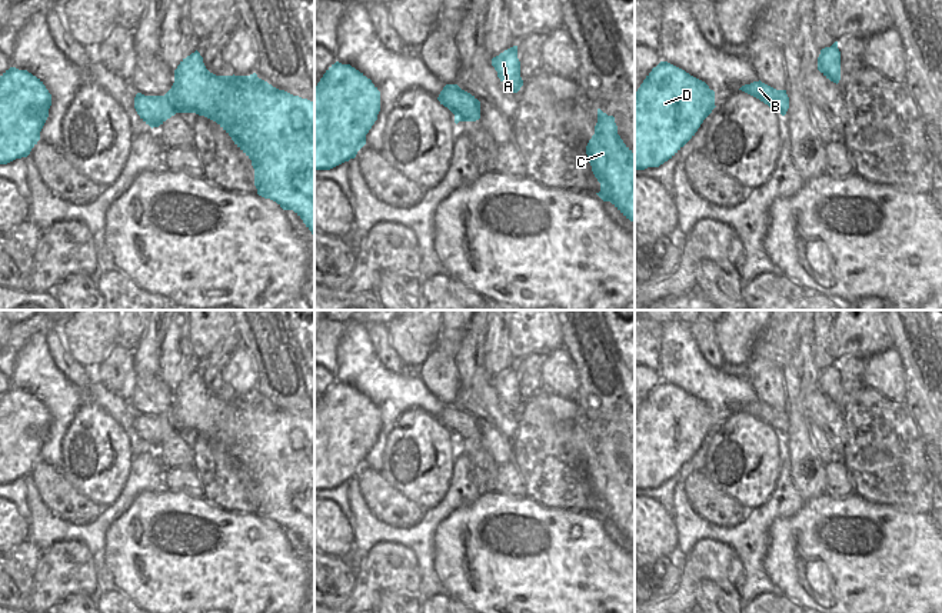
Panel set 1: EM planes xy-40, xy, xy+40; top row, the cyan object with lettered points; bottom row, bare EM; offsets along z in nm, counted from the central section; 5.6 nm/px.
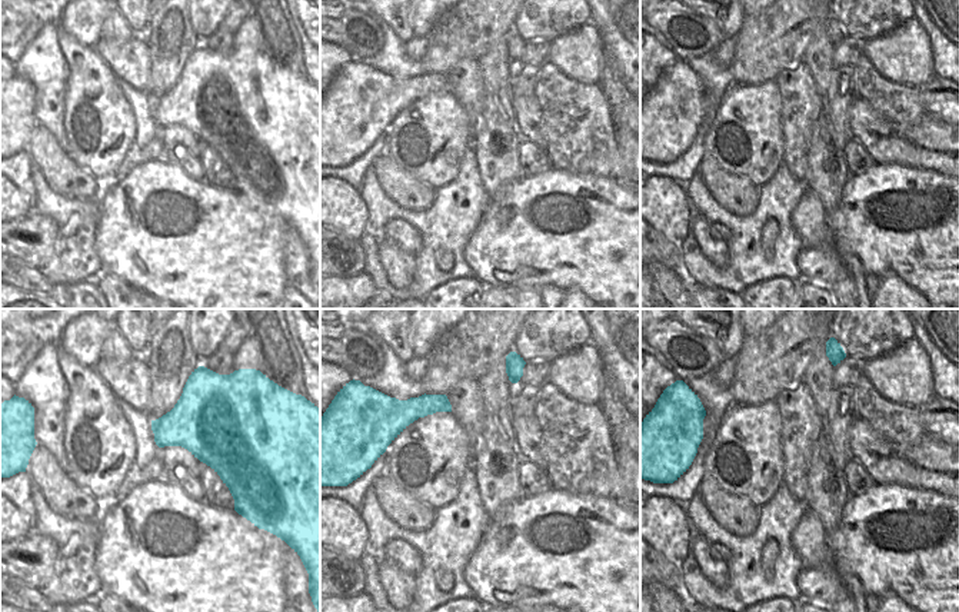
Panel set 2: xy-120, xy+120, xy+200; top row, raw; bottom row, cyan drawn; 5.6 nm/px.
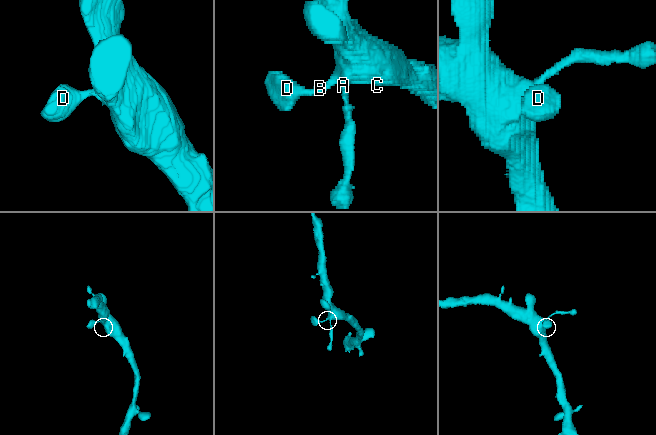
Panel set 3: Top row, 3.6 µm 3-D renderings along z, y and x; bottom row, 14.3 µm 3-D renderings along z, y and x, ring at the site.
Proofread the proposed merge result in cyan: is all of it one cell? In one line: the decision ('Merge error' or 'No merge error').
No merge error

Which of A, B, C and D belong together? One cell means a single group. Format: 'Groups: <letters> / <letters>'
Groups: A B C D

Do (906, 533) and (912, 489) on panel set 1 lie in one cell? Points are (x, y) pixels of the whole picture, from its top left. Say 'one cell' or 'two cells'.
two cells

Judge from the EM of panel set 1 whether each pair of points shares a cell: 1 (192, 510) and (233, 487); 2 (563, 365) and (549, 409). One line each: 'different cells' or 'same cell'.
1: different cells
2: different cells

